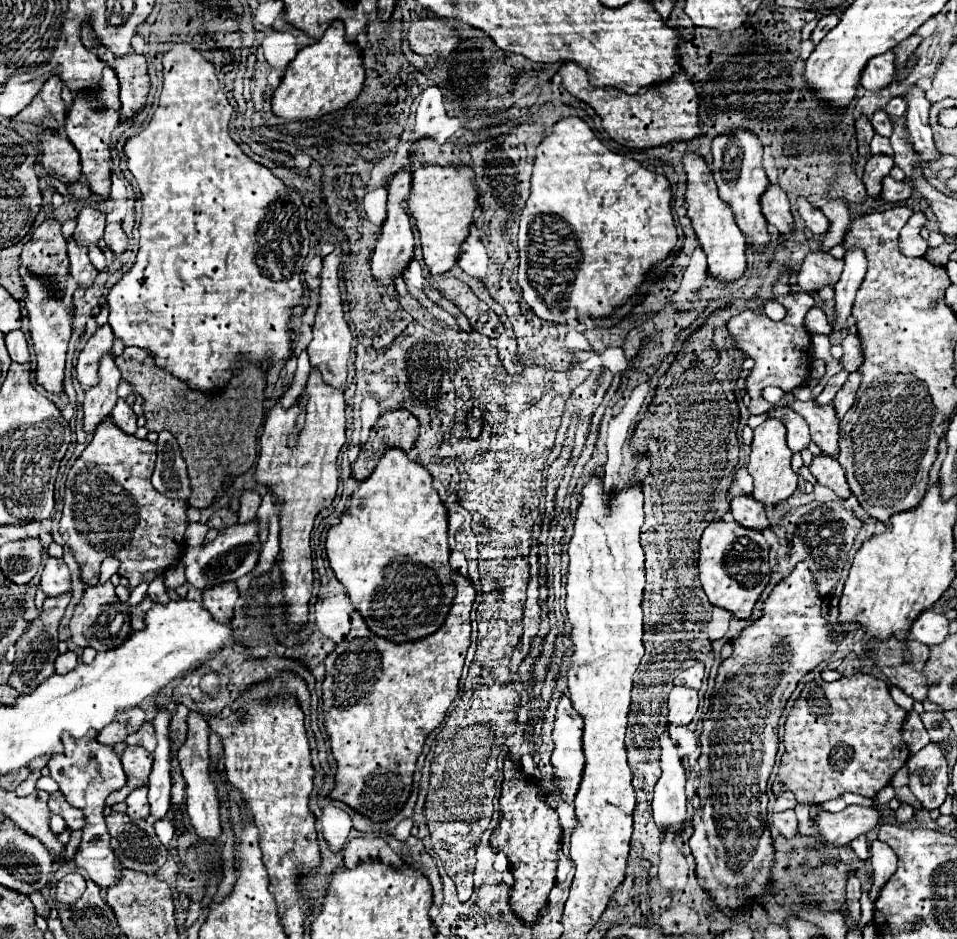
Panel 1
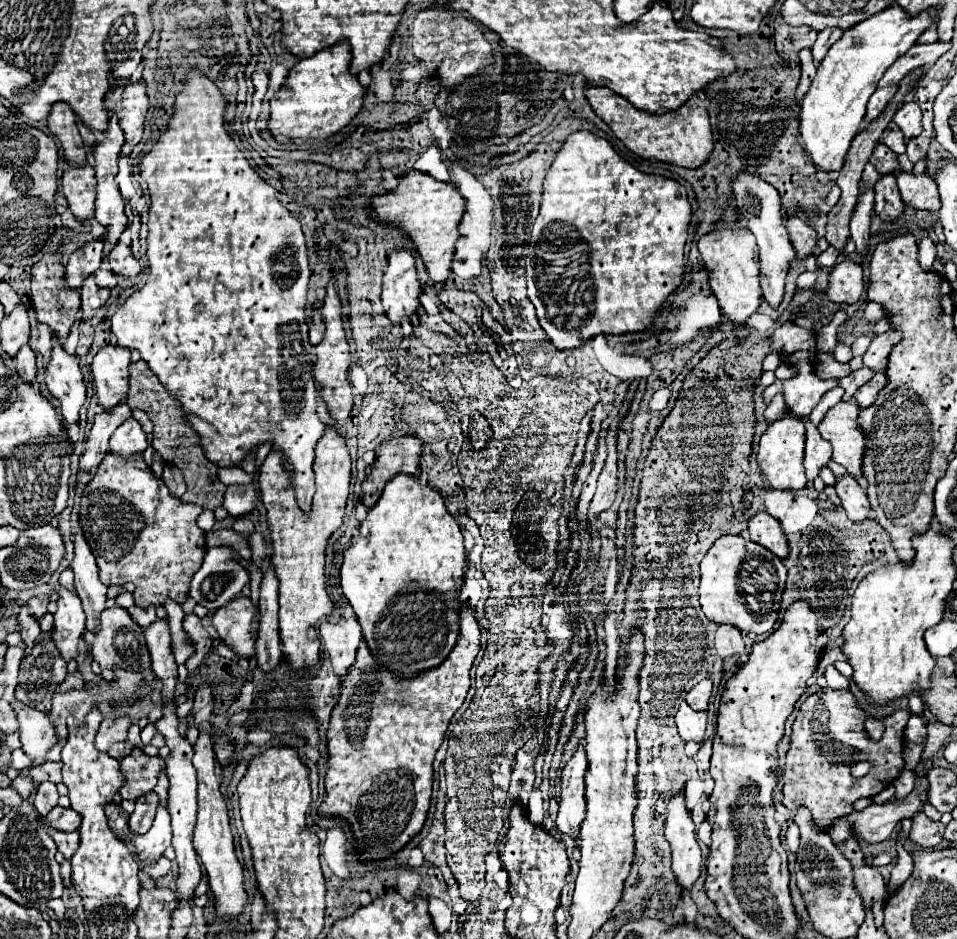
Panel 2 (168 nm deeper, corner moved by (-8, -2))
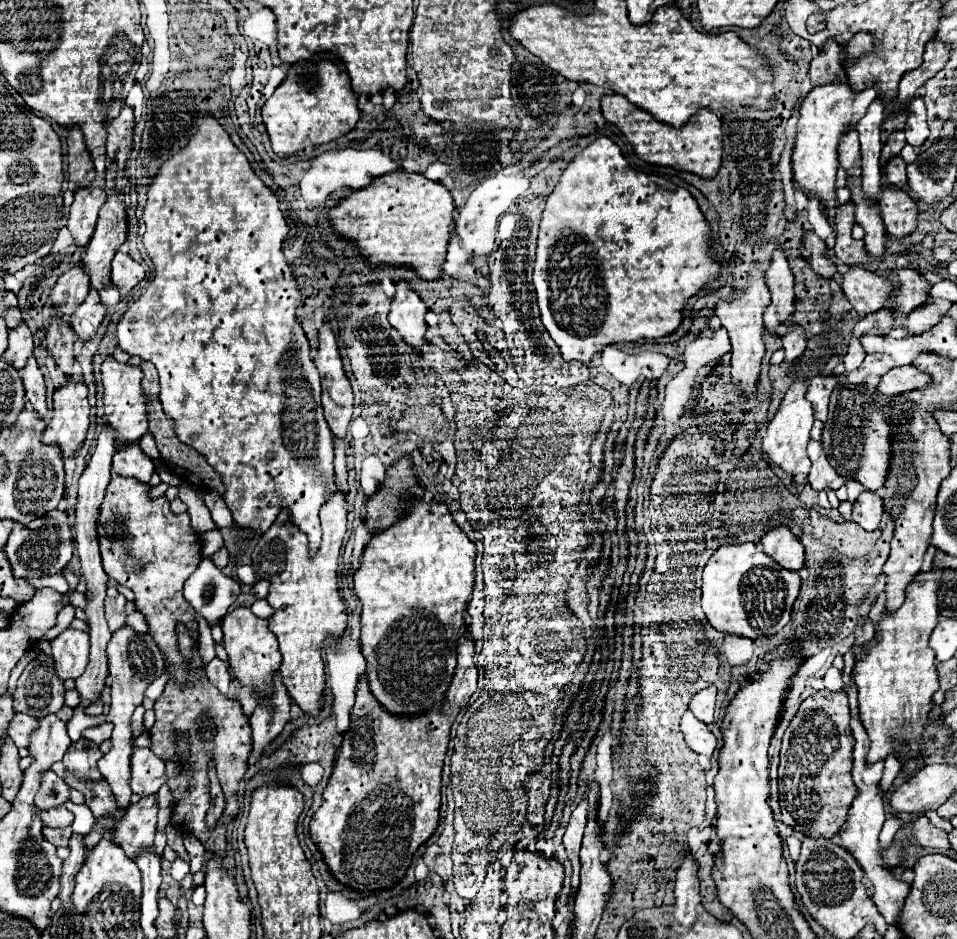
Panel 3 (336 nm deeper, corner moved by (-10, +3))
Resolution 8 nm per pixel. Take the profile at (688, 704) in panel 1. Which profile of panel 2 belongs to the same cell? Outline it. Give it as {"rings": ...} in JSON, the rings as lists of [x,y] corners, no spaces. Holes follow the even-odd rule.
{"rings":[[[682,701],[676,713],[676,727],[684,741],[702,741],[706,729],[706,711],[694,711],[686,701]]]}

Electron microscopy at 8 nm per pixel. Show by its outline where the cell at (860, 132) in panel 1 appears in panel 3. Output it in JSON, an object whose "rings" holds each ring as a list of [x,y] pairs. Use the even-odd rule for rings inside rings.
{"rings":[[[900,156],[892,158],[892,160],[884,166],[884,176],[886,176],[886,180],[888,180],[892,186],[902,188],[902,190],[908,188],[908,184],[906,184],[906,162],[904,162]]]}

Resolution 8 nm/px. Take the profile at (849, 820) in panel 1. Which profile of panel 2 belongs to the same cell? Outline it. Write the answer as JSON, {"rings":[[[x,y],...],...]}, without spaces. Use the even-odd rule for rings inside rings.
{"rings":[[[918,779],[914,791],[906,797],[904,803],[890,801],[884,805],[870,805],[862,811],[852,811],[848,815],[848,823],[858,841],[866,843],[882,843],[890,837],[900,819],[912,817],[916,811],[922,811],[922,803],[926,801],[928,781]]]}

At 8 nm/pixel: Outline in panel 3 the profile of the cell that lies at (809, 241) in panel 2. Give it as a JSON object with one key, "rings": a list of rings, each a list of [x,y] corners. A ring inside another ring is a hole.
{"rings":[[[808,232],[804,236],[804,248],[808,248],[812,252],[810,258],[810,266],[814,268],[814,272],[826,280],[834,278],[834,274],[838,272],[836,264],[828,258],[828,246],[824,240],[820,240],[814,232]]]}

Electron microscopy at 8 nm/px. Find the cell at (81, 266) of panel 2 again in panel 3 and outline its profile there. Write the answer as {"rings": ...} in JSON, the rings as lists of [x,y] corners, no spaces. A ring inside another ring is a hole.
{"rings":[[[82,266],[70,268],[64,276],[58,278],[56,286],[50,292],[48,304],[56,308],[56,316],[68,318],[84,302],[90,292],[90,278]]]}

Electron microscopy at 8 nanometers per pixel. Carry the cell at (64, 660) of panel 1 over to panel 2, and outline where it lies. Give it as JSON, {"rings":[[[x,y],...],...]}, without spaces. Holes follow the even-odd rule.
{"rings":[[[74,671],[74,673],[68,673],[68,677],[58,685],[58,691],[68,691],[72,687],[82,687],[82,685],[84,685],[82,673],[80,671]]]}

